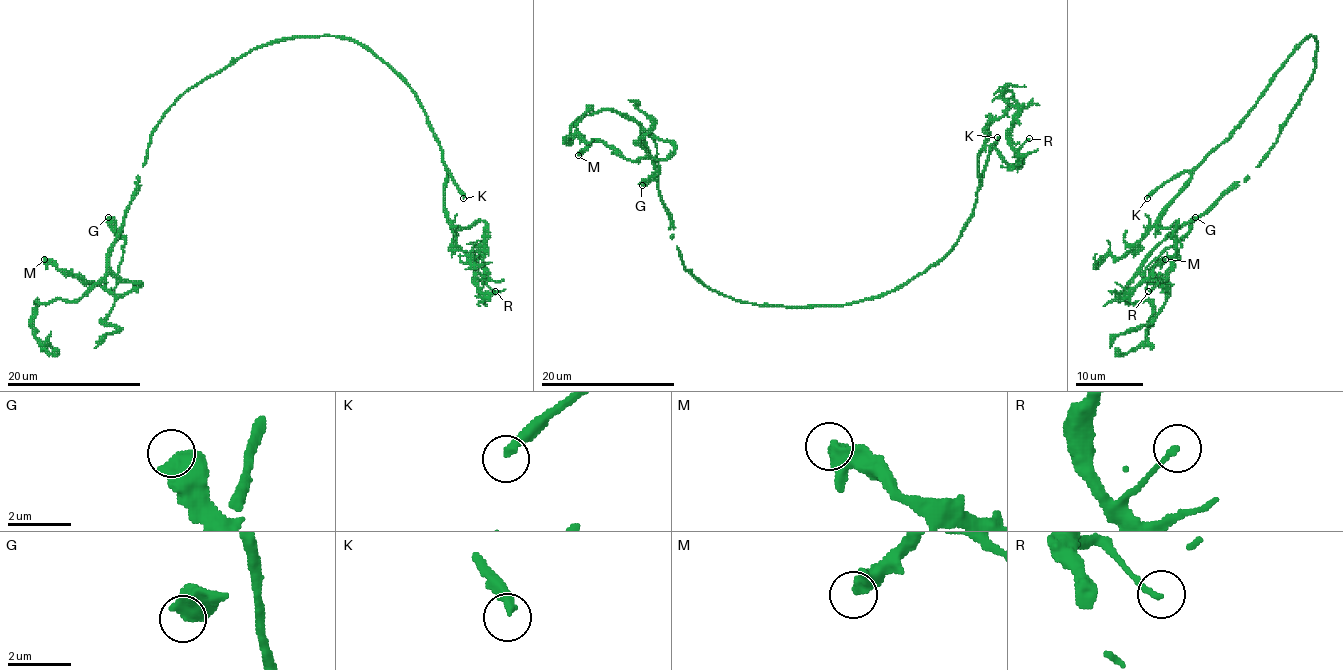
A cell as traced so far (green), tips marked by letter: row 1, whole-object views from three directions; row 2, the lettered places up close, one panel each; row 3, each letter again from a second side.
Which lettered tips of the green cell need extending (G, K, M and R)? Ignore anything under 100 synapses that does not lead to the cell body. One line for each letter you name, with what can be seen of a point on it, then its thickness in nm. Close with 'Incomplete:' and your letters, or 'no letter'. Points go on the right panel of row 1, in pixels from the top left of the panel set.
K: Place: (1147, 198). Thickness 280 nm
Incomplete: K

